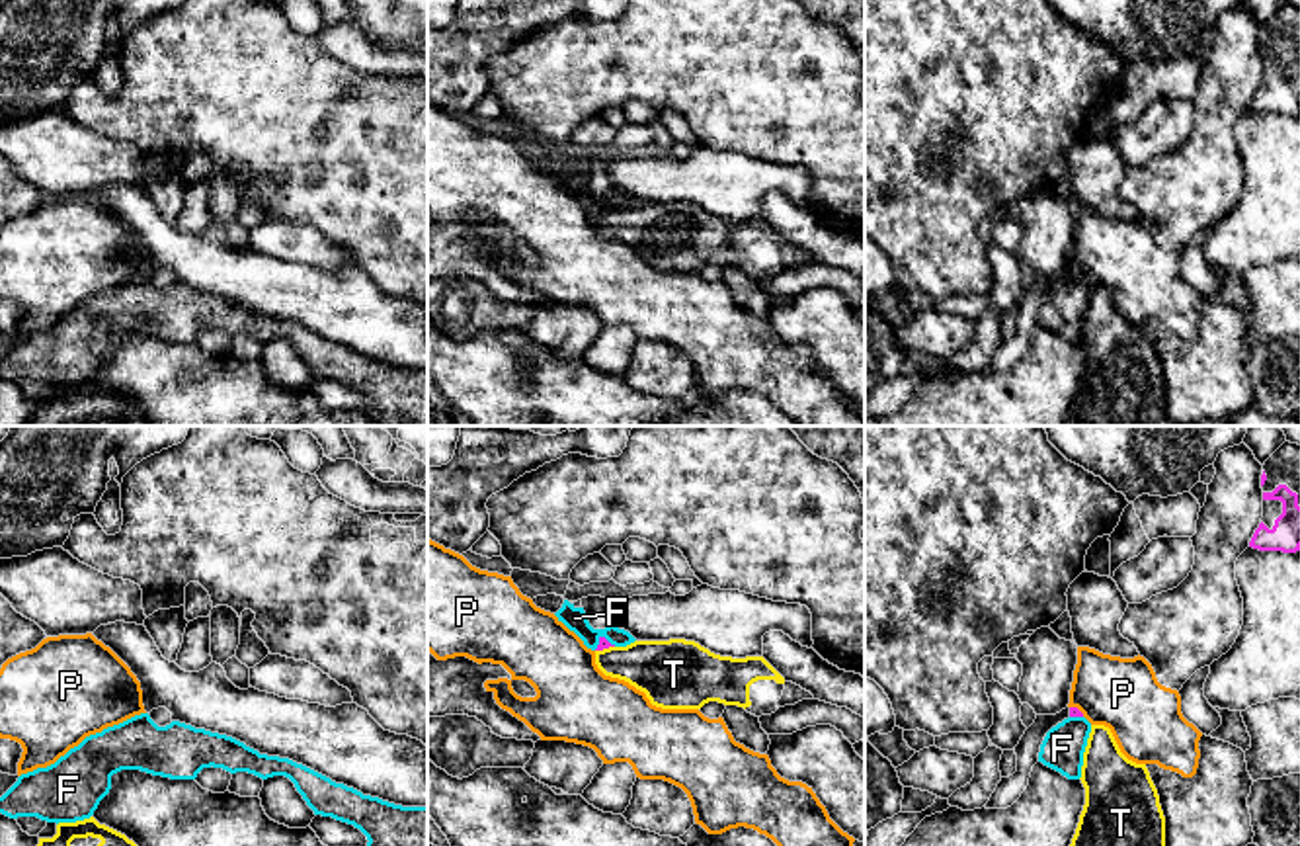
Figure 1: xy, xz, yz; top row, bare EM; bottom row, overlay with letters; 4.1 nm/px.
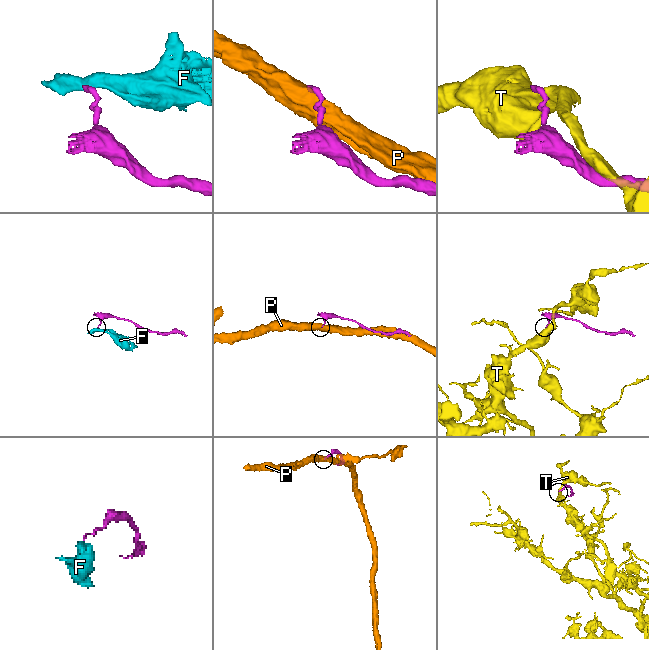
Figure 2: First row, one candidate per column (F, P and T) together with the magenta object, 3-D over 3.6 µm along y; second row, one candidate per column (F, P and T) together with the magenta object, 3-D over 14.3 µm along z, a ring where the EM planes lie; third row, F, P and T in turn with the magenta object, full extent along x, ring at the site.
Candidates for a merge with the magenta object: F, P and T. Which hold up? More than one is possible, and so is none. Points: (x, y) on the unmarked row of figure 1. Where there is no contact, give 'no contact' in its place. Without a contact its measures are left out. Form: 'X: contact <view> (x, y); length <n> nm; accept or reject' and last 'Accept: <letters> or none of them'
F: contact xz (602, 200); length 100 nm; reject
P: contact yz (1078, 272); length 80 nm; reject
T: contact xz (604, 210); length 80 nm; reject
Accept: none of them

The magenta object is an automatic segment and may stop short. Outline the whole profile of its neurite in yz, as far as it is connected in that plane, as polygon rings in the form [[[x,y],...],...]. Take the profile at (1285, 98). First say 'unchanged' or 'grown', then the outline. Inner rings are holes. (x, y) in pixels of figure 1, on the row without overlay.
grown; [[[1284,4],[1263,27],[1263,80],[1249,109],[1300,113],[1300,8]]]

